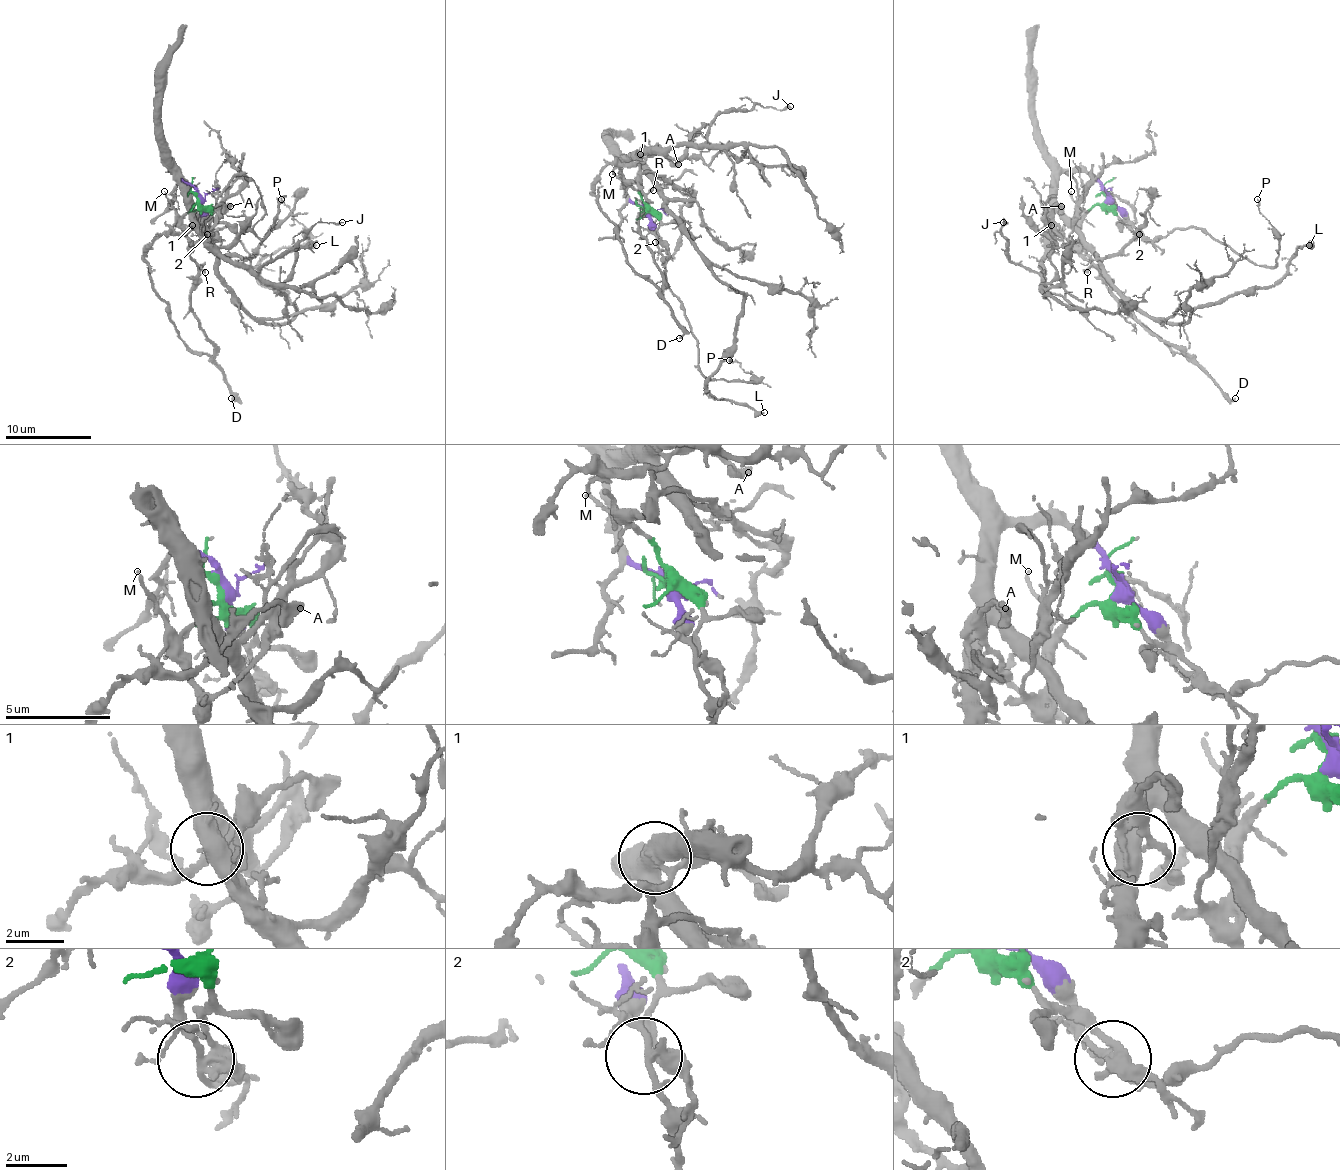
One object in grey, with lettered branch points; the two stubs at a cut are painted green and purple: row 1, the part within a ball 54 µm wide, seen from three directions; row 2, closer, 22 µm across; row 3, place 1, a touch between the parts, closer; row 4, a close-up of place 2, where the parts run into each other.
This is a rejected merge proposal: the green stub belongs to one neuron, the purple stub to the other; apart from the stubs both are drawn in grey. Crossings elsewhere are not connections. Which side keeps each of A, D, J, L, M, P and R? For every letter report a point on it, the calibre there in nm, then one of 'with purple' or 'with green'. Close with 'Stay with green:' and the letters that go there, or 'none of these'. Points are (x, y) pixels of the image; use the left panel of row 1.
A: place (230, 206); calibre 300 nm; with green
D: place (231, 398); calibre 150 nm; with green
J: place (342, 222); calibre 170 nm; with purple
L: place (316, 245); calibre 300 nm; with purple
M: place (164, 191); calibre 130 nm; with green
P: place (281, 199); calibre 110 nm; with purple
R: place (205, 272); calibre 160 nm; with green
Stay with green: A, D, M, R

